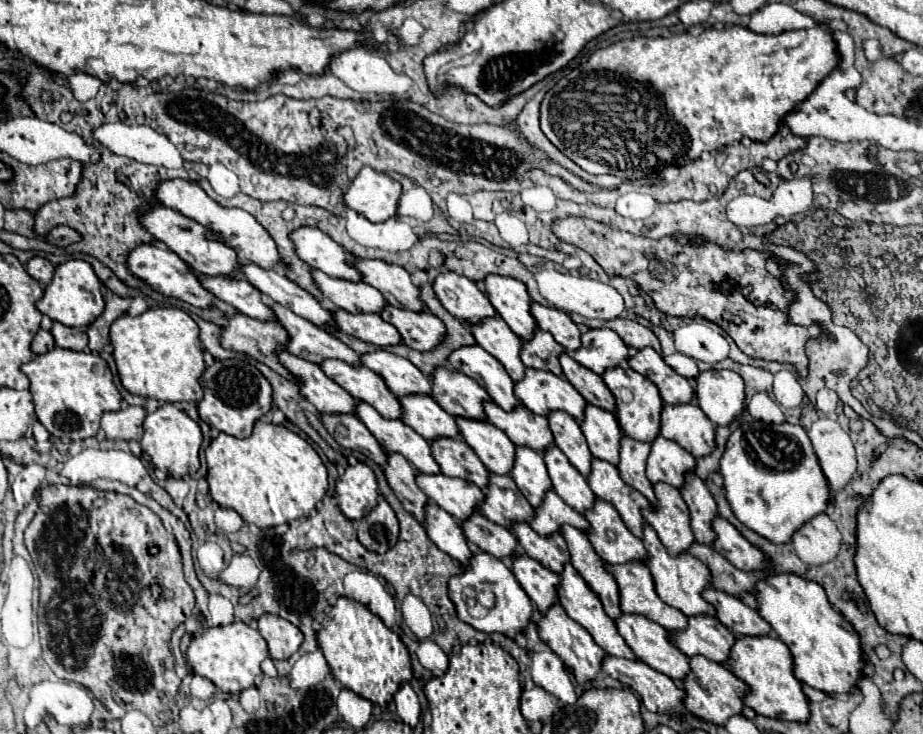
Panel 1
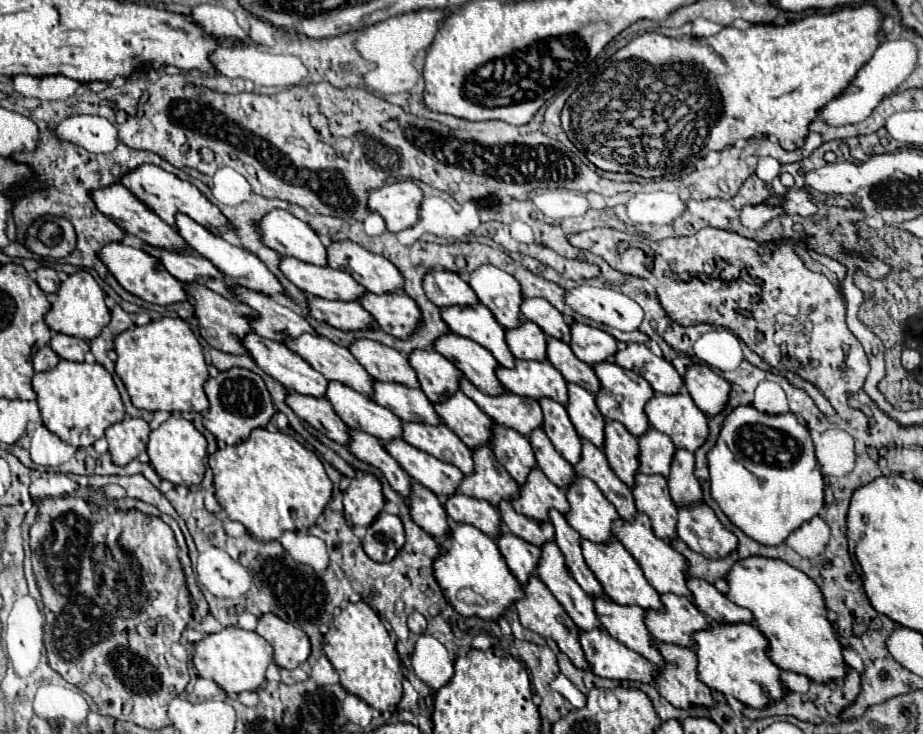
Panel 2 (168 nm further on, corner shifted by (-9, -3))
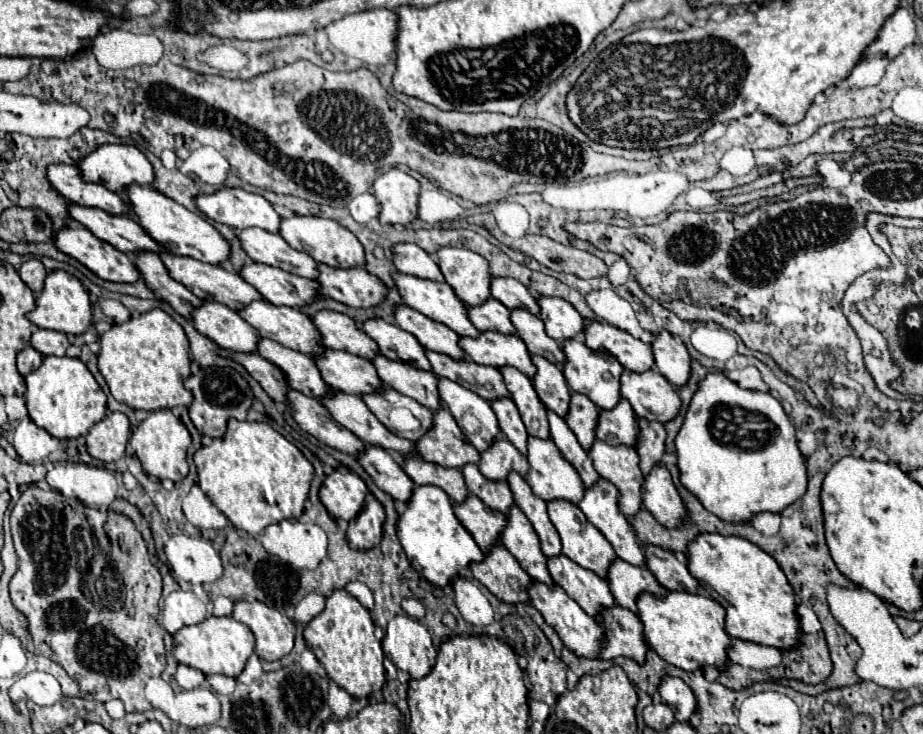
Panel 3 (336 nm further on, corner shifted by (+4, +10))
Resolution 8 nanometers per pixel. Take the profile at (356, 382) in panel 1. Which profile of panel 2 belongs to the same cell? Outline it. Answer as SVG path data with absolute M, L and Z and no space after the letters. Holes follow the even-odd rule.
M303 334L295 340L289 338L285 340L285 346L289 346L295 354L299 354L307 364L311 364L327 380L341 382L365 396L373 394L375 380L353 358L353 354L347 348L337 346L319 334Z

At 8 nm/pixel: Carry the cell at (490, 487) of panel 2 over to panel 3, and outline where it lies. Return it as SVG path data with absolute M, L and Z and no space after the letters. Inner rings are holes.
M442 405L432 415L432 427L418 441L414 441L418 455L424 457L424 461L436 461L436 465L454 469L460 469L466 463L476 463L480 453L458 429L448 409Z

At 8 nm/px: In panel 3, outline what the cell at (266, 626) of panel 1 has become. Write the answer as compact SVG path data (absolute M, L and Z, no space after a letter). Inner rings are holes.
M236 601L232 617L250 627L256 637L256 655L278 661L294 647L294 623L260 601Z

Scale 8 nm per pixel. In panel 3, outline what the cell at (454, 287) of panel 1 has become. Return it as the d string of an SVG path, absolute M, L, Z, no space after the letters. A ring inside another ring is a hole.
M414 243L394 245L392 247L392 263L400 273L420 277L420 279L430 279L430 281L444 281L436 261Z

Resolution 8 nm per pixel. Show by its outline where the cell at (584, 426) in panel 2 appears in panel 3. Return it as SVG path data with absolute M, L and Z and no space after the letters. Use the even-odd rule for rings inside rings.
M532 355L532 363L536 367L536 373L530 377L530 381L532 381L540 401L548 409L552 409L556 415L564 417L564 413L568 413L570 389L564 381L562 371L540 355Z

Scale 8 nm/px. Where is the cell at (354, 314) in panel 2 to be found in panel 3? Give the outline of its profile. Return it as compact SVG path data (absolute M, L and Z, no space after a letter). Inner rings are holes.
M248 261L238 275L274 305L302 307L304 303L312 301L312 297L318 297L316 285L308 285L308 279L296 277L272 265Z

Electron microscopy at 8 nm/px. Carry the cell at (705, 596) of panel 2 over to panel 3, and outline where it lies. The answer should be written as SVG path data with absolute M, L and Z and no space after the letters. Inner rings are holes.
M644 545L646 567L652 571L656 581L666 589L688 589L688 593L696 593L696 579L688 573L684 563L678 563L672 551L666 551L656 545Z

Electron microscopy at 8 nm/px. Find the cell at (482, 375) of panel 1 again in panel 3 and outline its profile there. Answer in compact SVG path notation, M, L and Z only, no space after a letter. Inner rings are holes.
M398 305L394 309L394 319L396 319L396 325L412 333L422 347L456 359L462 357L462 349L458 347L458 333L448 329L446 325L440 325L438 321L424 317L420 311L410 309L406 305Z

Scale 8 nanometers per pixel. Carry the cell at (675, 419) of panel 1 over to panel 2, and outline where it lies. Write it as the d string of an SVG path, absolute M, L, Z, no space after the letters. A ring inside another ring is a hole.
M687 392L673 396L655 394L647 402L645 412L651 426L671 436L677 448L695 452L709 438L709 420Z

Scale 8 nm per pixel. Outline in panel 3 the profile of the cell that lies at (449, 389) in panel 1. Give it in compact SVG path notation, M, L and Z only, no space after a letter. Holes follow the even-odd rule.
M368 319L360 327L376 345L378 351L394 361L404 361L416 369L430 369L430 363L424 355L424 347L412 337L412 333L404 333L398 325L392 325L384 319Z

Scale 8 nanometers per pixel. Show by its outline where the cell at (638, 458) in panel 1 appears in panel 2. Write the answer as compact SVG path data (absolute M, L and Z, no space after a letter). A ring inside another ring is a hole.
M609 422L605 428L605 456L613 472L629 486L635 486L635 476L639 470L641 448L633 434L625 430L619 422Z

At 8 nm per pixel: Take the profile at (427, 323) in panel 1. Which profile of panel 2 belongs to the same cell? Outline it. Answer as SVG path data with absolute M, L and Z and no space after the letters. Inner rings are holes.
M367 292L367 294L359 300L359 304L361 304L367 312L373 314L373 318L377 320L377 324L379 324L379 328L381 328L383 332L387 332L387 334L391 334L391 336L395 336L395 338L399 338L399 340L409 340L409 338L413 336L413 332L421 326L421 310L419 310L419 306L413 302L413 298L409 298L405 292L381 294L381 296Z

